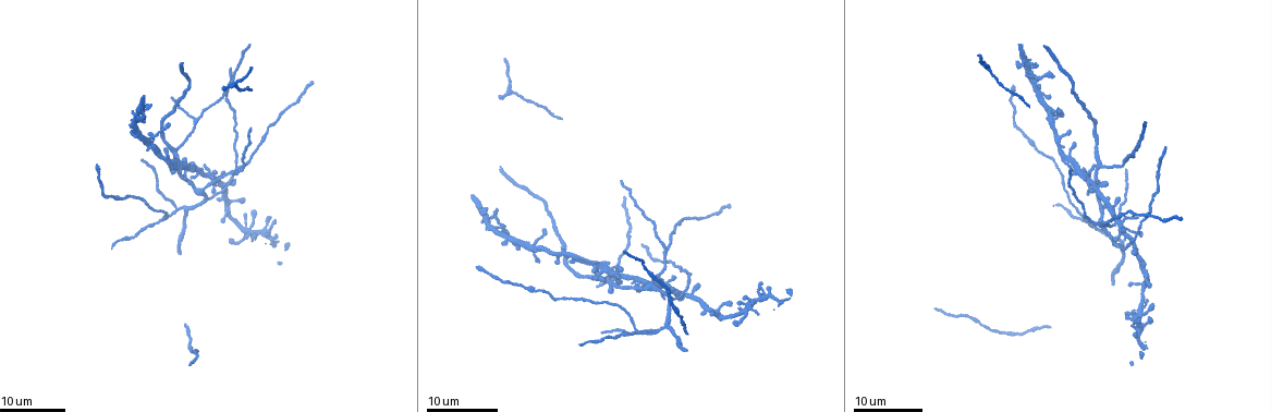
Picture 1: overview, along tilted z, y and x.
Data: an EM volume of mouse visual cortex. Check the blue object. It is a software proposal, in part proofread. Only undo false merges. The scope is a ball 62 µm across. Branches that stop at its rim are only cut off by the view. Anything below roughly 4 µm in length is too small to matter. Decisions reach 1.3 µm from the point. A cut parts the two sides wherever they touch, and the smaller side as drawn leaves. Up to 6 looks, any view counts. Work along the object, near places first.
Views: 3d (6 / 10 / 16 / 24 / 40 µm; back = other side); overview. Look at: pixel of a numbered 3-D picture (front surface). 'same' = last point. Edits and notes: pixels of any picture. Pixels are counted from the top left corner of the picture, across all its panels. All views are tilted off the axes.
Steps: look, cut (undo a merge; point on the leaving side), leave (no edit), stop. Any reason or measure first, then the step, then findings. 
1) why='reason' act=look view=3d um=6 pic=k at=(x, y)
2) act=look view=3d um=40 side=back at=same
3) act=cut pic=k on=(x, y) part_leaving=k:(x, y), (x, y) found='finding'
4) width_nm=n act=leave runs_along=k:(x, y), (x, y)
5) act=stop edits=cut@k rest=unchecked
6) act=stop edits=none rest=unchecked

why='looks like a crossing' act=look view=3d um=16 pic=1 at=(213, 177)

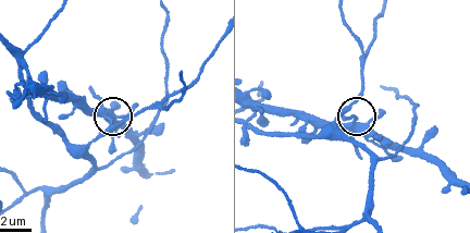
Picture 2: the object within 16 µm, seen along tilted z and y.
why='closer look' act=look view=3d um=10 pic=2 at=(356, 123)

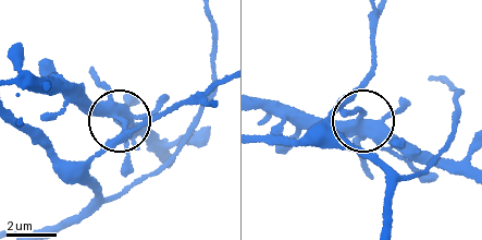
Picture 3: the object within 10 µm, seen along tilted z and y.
width_nm=390 act=leave runs_along=3:(260, 96), (355, 122), (363, 115), (356, 97), (373, 51) found='one cell here'

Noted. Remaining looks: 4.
why='looks like a crossing' act=look view=3d um=16 pic=1 at=(1096, 165)

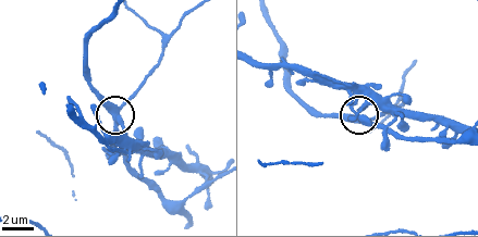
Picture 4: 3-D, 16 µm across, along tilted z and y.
act=look view=3d um=10 at=same

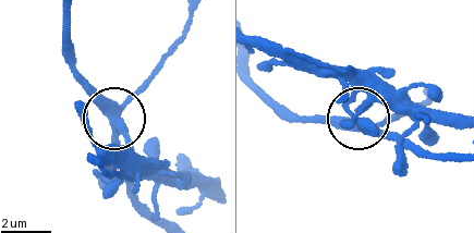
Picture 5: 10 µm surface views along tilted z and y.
act=leave found='one cell here'

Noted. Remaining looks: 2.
why='two arms in line, one across' act=look view=3d um=24 pic=1 at=(668, 250)

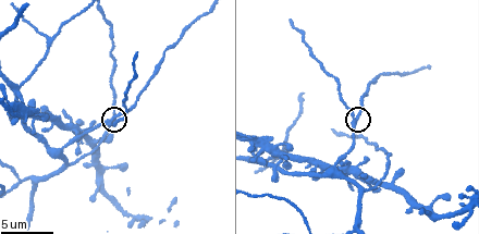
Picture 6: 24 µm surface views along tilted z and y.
act=look view=3d um=10 pic=6 at=(112, 120)

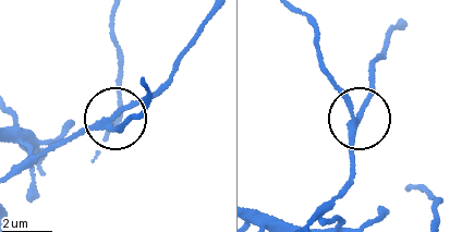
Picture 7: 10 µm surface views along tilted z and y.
width_nm=200 act=leave runs_along=7:(314, 222), (344, 191), (359, 127), (350, 97), (329, 80) found='one cell here'

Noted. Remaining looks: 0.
act=stop edits=none rest=unchecked

